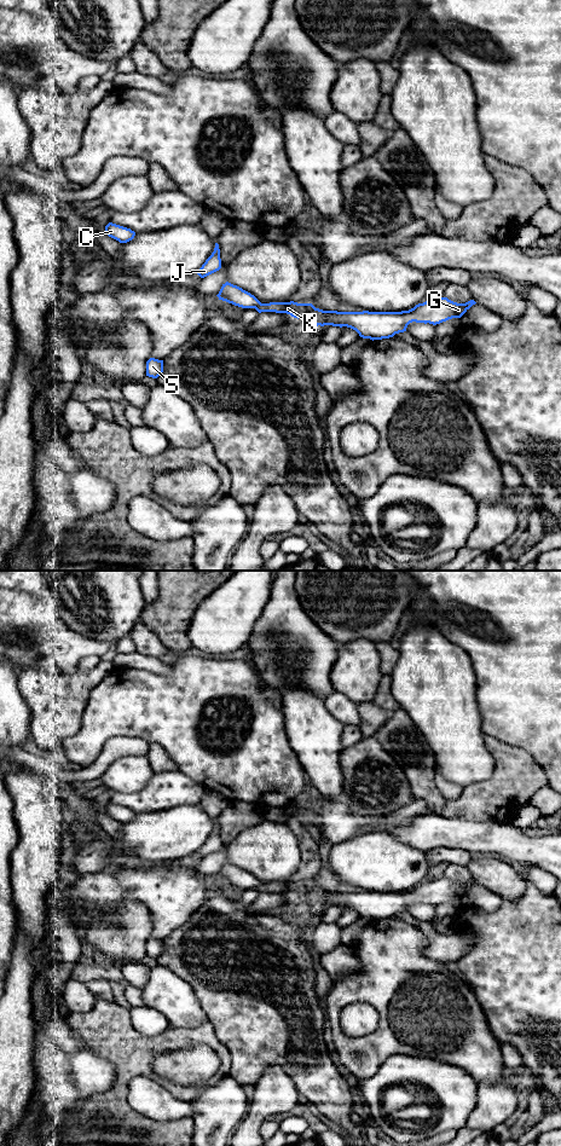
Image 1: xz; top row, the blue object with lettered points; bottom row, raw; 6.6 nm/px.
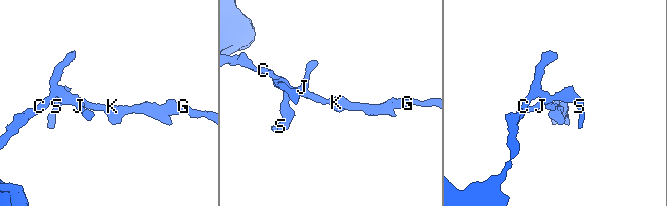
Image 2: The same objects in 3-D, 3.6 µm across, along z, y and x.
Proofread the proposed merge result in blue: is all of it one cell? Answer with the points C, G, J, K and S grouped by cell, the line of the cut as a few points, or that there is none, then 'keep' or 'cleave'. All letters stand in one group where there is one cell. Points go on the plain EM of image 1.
C J S / G K; cut in xz along (262, 884), (255, 889); cleave

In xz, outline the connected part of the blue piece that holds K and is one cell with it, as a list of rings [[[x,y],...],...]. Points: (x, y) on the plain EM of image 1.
[[[447,878],[432,879],[401,892],[337,892],[316,889],[312,884],[270,882],[255,890],[261,892],[287,893],[294,898],[305,898],[314,907],[347,907],[355,910],[360,918],[382,920],[406,911],[410,903],[440,904],[452,898],[461,898],[476,882],[470,880],[457,884]]]

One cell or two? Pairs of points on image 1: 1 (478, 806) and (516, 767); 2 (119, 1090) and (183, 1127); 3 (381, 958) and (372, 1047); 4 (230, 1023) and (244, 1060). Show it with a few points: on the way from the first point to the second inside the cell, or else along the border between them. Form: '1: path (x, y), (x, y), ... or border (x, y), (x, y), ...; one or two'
1: path (487, 797), (508, 776); one
2: path (123, 1110), (140, 1127), (163, 1129); one
3: path (386, 979), (386, 1025); one
4: path (239, 1032), (244, 1037), (244, 1051); one

